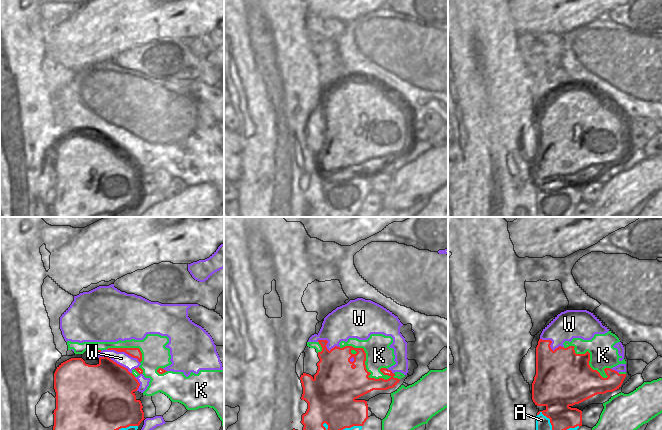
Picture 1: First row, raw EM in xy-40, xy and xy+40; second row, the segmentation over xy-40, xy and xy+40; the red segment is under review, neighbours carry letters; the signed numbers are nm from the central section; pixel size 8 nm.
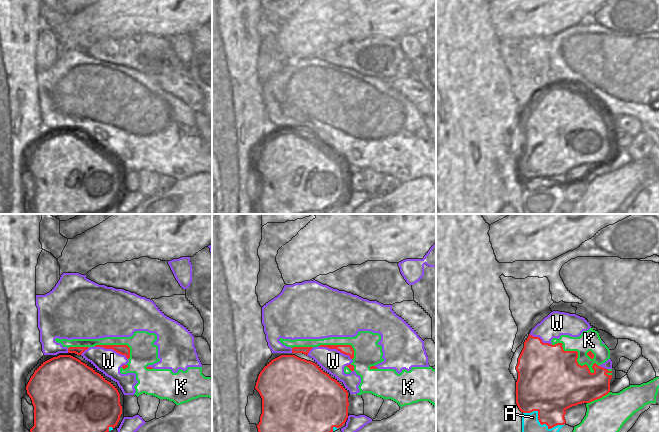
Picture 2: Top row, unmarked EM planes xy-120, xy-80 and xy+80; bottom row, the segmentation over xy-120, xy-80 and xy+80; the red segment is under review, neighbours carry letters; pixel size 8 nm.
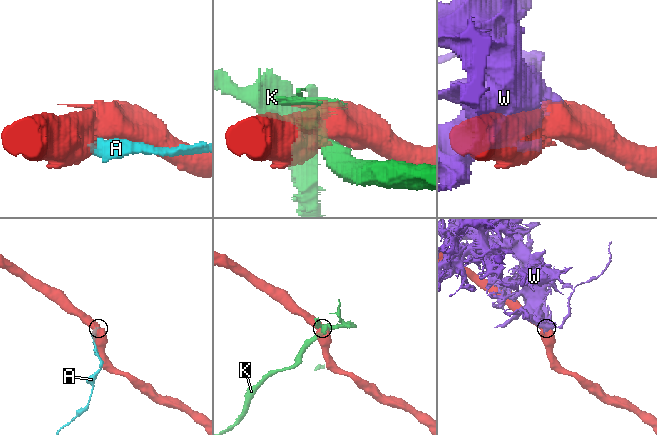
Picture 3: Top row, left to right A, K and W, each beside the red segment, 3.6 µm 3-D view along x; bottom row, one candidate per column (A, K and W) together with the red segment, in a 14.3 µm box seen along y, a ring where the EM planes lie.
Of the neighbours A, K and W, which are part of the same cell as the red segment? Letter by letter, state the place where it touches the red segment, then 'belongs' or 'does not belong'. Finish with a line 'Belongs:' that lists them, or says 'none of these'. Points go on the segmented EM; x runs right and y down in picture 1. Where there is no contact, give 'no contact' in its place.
A: meets red in xy+40 at (550, 420); does not belong
K: meets red in xy at (365, 366); does not belong
W: meets red in xy-40 at (123, 351); does not belong
Belongs: none of these

